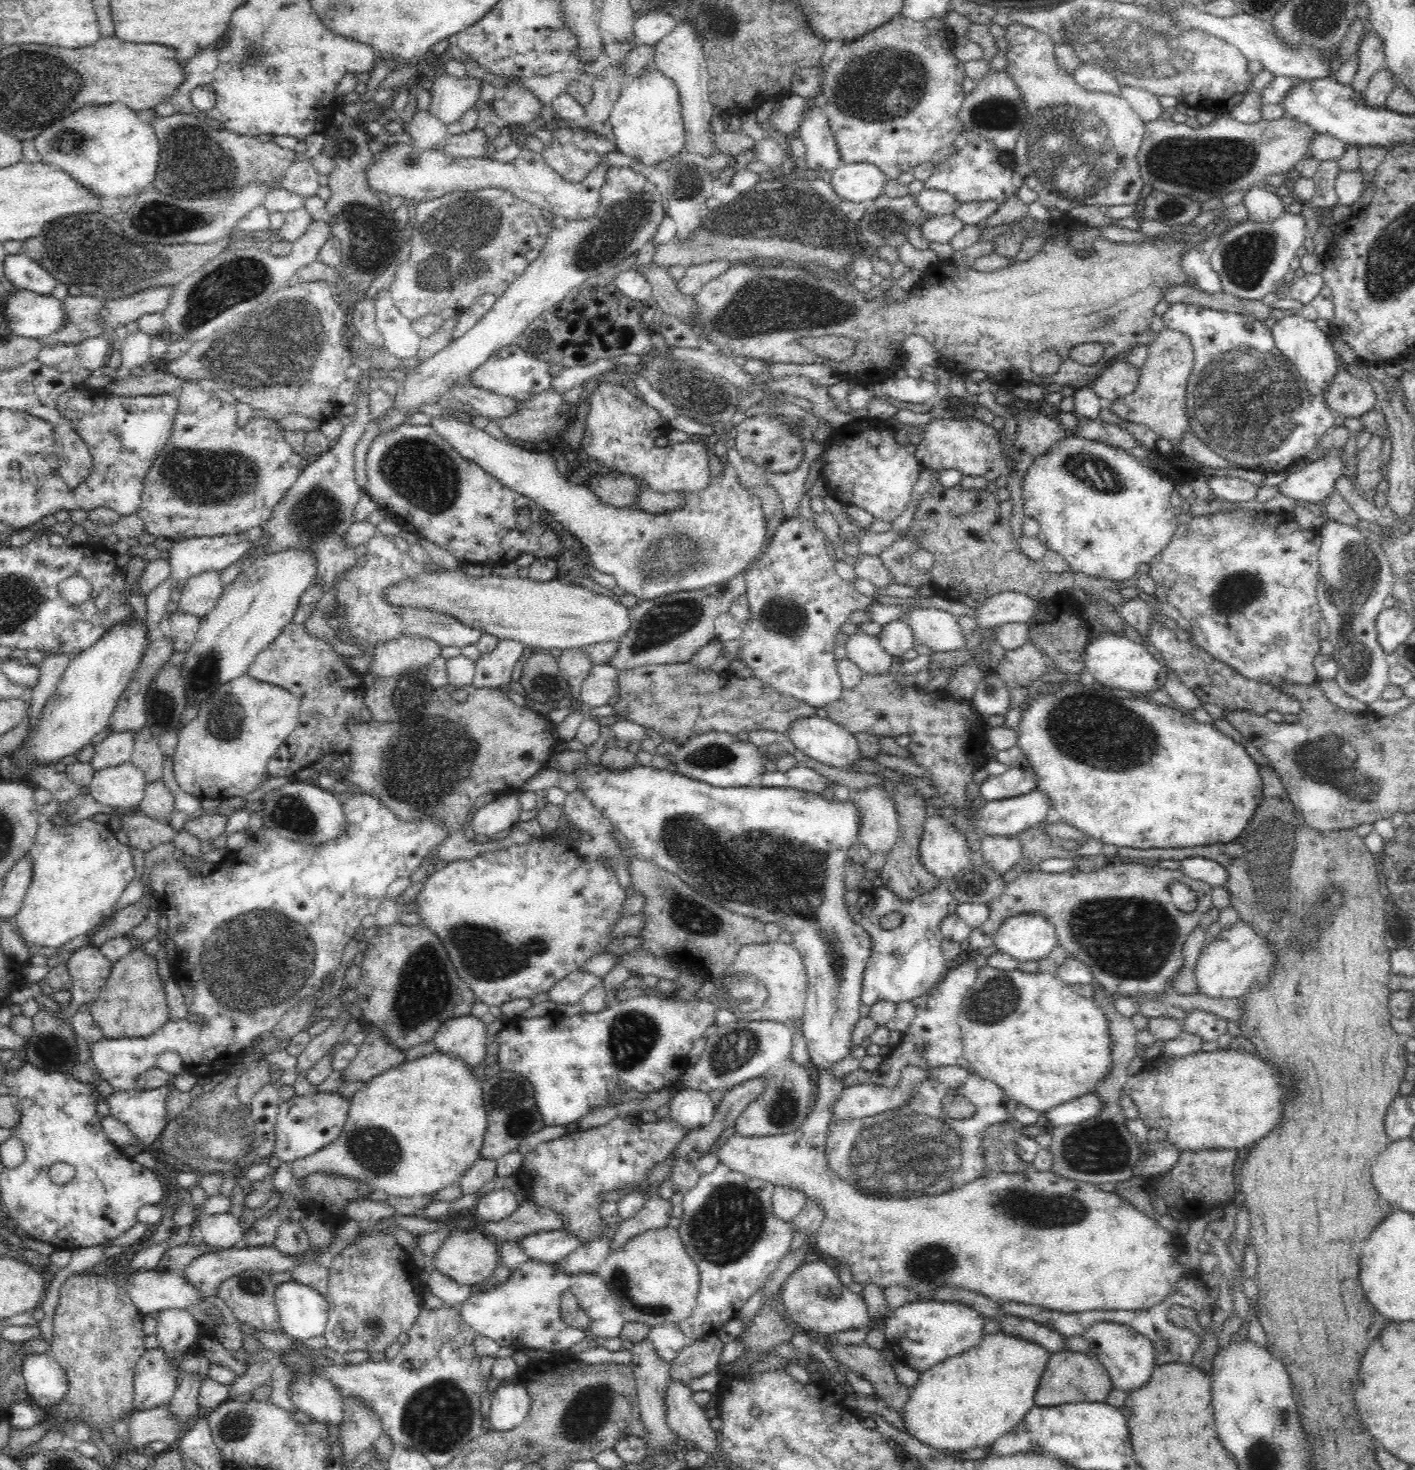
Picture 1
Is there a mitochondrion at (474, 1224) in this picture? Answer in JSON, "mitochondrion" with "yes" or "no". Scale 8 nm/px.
{"mitochondrion":"no"}

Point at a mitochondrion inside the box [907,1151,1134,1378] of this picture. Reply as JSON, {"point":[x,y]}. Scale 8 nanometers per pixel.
{"point":[1031,1208]}

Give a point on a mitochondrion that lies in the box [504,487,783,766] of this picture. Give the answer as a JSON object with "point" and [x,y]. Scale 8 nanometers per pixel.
{"point":[677,555]}

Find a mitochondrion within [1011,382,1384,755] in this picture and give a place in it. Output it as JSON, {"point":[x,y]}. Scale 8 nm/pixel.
{"point":[1350,582]}

